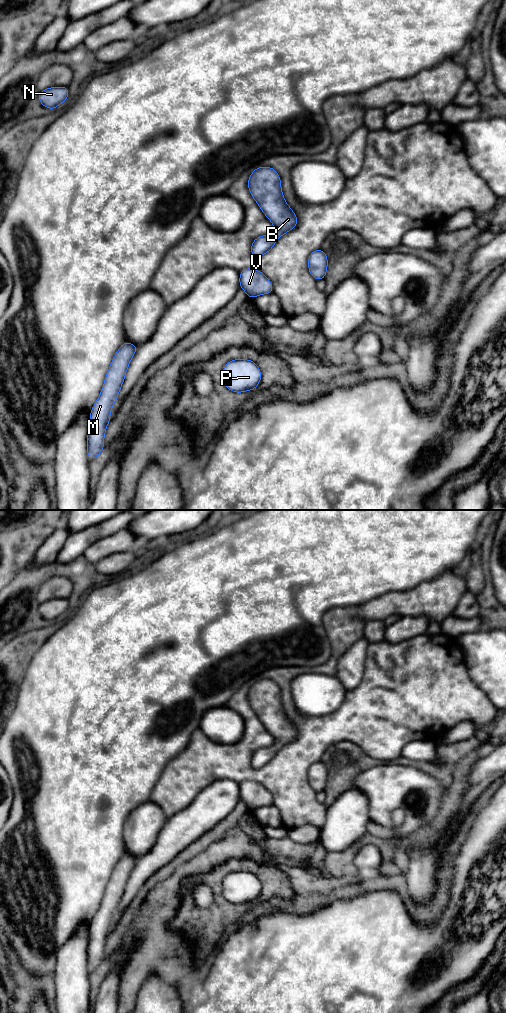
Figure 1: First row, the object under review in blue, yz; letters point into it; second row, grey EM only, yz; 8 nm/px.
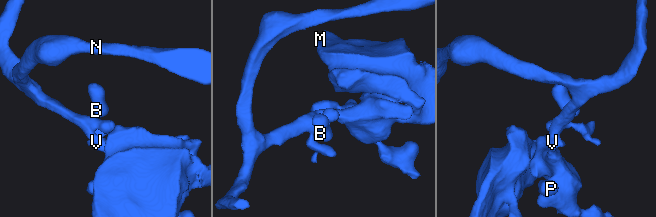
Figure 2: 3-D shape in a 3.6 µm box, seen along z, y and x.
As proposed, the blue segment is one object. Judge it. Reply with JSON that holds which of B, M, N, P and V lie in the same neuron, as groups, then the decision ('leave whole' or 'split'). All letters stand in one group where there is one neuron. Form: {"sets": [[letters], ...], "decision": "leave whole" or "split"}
{"sets": [["B", "M", "N", "P", "V"]], "decision": "leave whole"}

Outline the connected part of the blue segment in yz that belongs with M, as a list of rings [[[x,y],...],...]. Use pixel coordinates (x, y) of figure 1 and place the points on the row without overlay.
[[[129,854],[121,857],[111,874],[100,908],[90,924],[87,945],[87,965],[90,973],[94,972],[104,960],[104,947],[110,934],[110,925],[137,861],[137,858]]]

